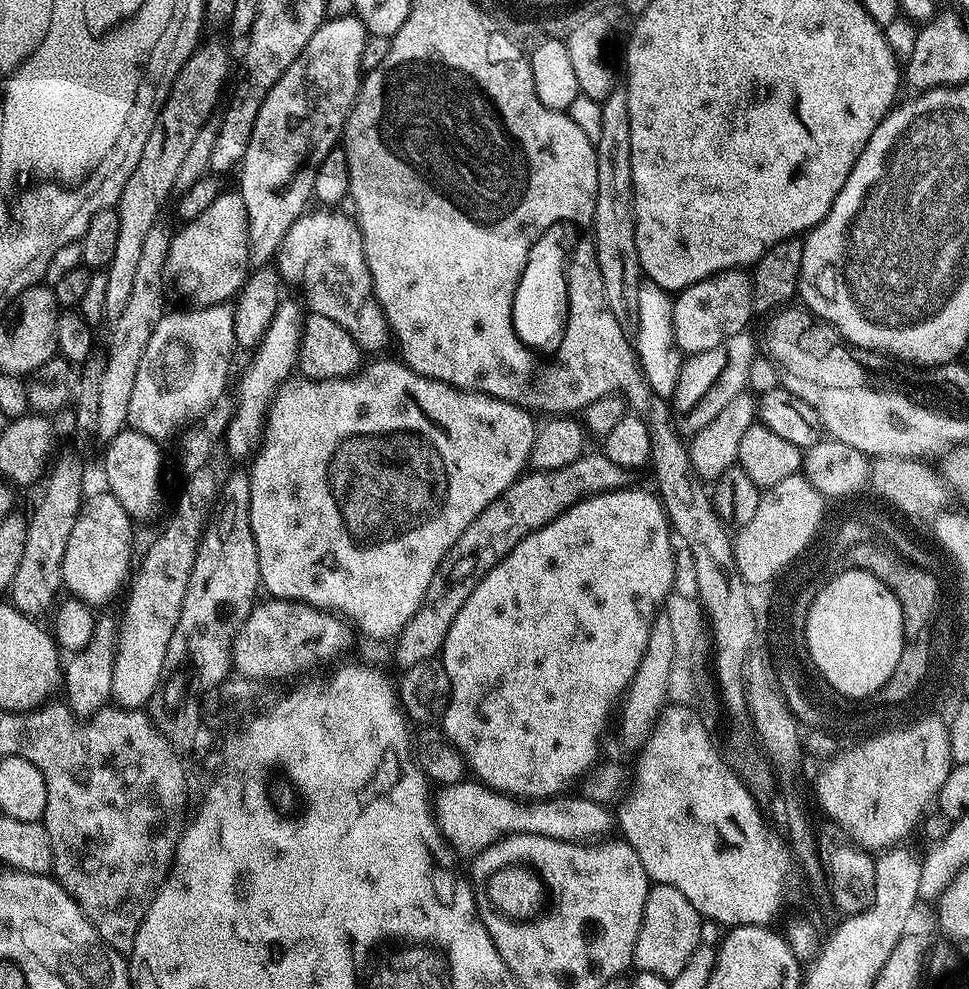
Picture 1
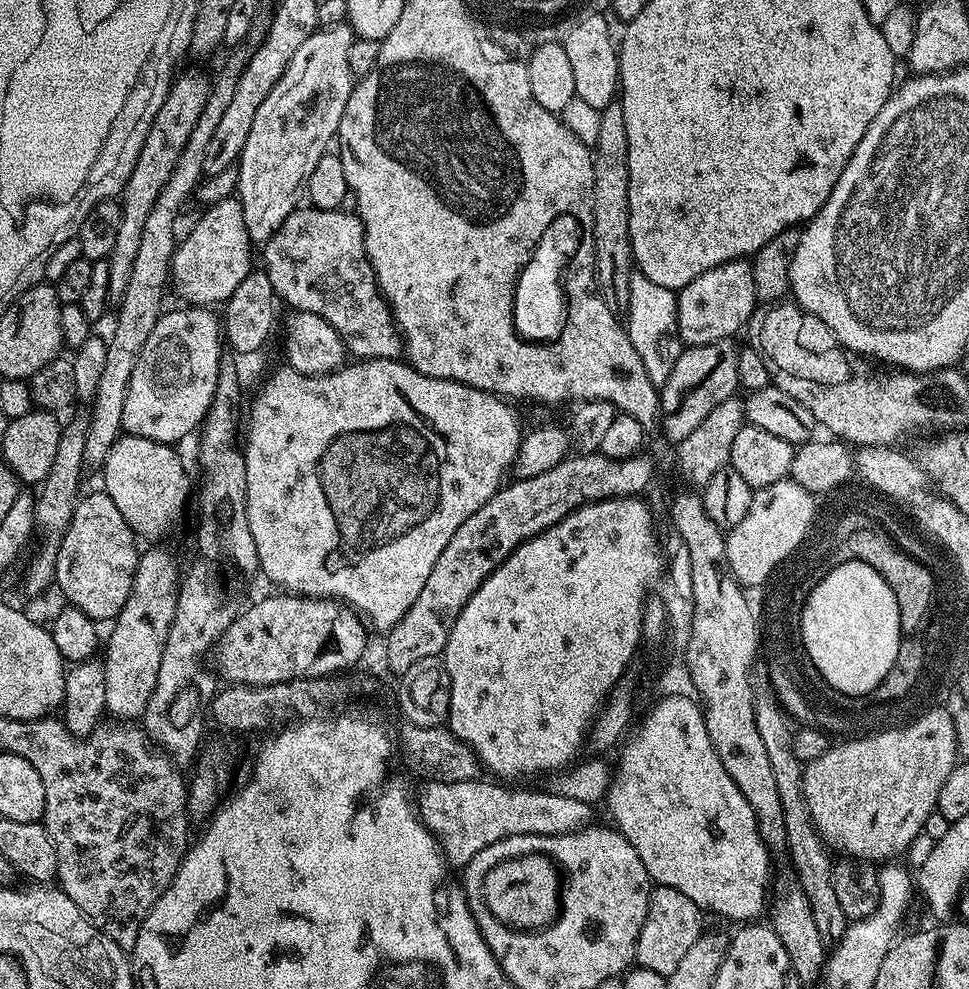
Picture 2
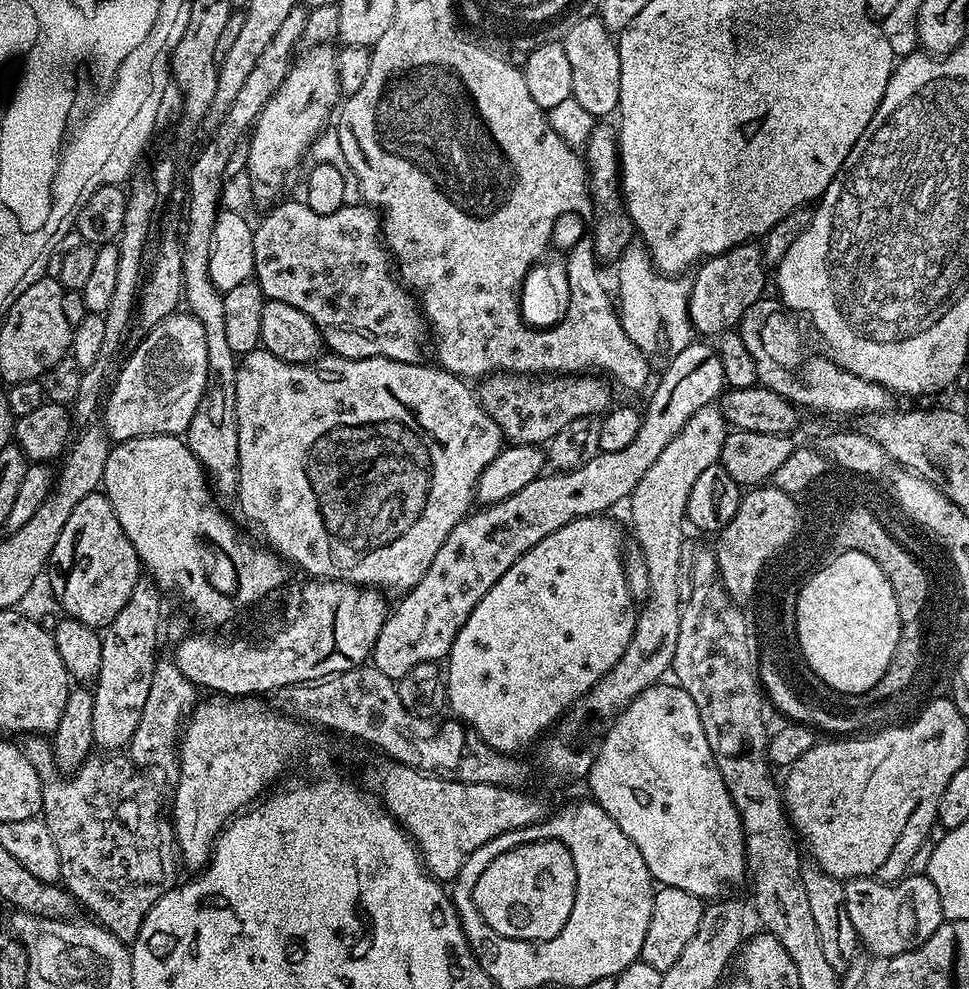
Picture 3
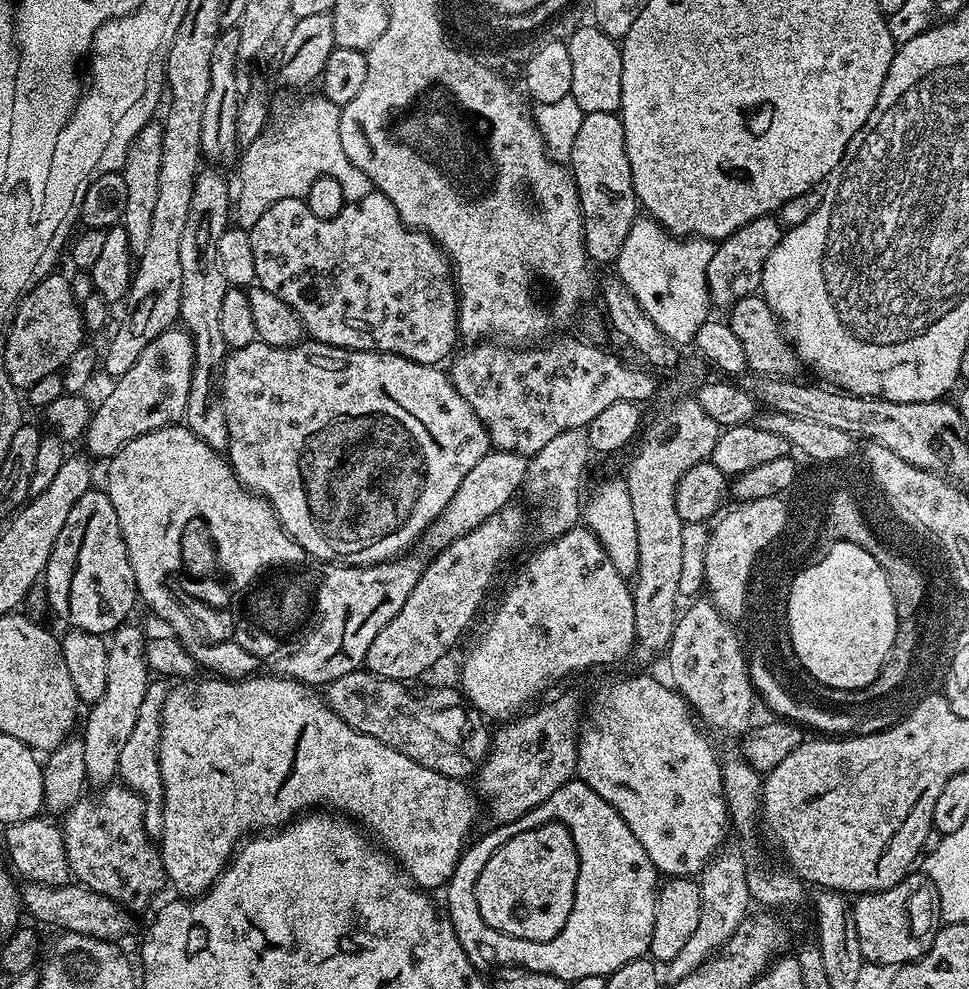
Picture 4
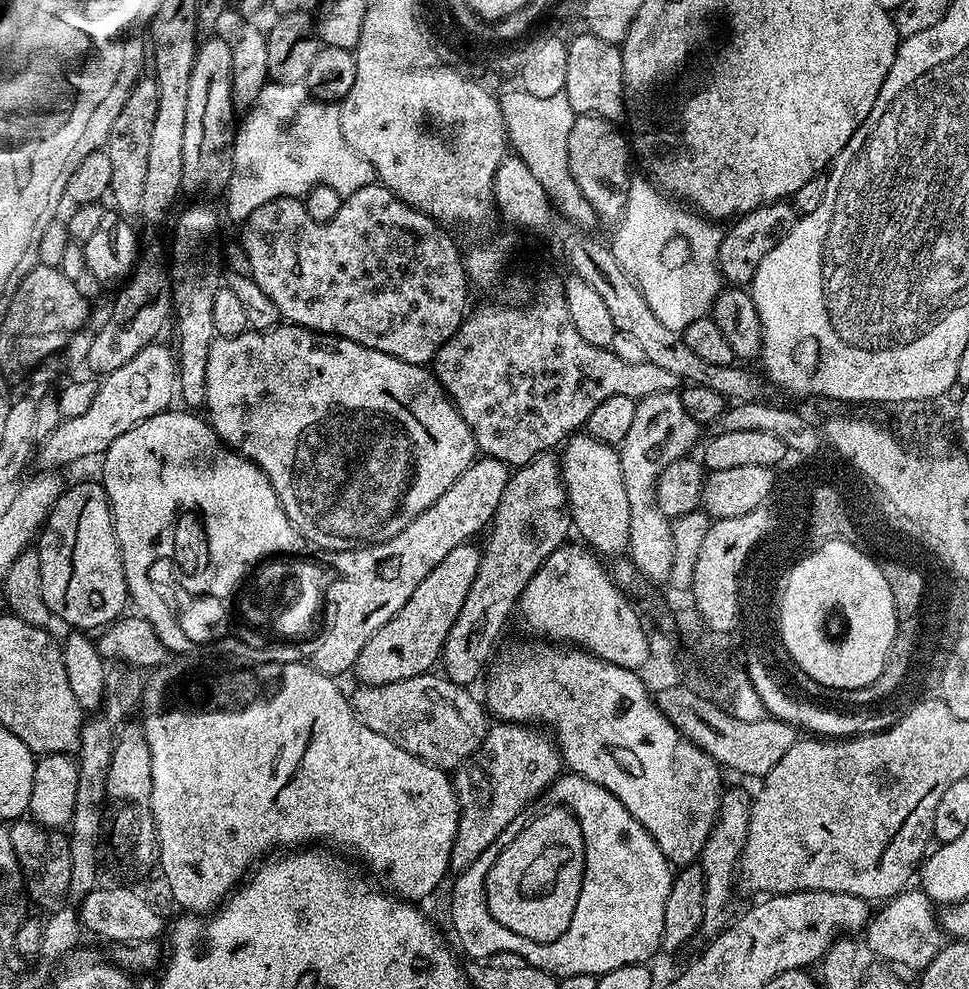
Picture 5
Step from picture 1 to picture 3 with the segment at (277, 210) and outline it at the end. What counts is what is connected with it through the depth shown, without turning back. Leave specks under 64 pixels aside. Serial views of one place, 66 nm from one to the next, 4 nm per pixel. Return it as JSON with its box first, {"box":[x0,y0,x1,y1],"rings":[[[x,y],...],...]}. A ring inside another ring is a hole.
{"box":[246,43,342,201],"rings":[[[331,43],[318,44],[307,49],[304,57],[297,59],[292,69],[286,74],[284,85],[277,90],[266,102],[266,106],[260,111],[255,125],[250,133],[250,150],[248,151],[248,171],[246,180],[252,183],[252,192],[260,200],[275,201],[280,191],[284,188],[284,179],[291,168],[300,164],[303,156],[309,155],[312,143],[326,128],[327,120],[333,119],[338,105],[342,100],[342,93],[338,86],[338,66],[336,65],[337,49]]]}

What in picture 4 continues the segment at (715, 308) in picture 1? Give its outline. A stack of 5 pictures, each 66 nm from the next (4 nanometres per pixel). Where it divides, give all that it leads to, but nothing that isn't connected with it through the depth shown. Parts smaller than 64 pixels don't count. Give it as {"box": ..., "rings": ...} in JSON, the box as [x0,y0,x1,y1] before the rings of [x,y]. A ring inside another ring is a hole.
{"box":[708,215,782,310],"rings":[[[775,215],[759,216],[719,241],[708,267],[709,301],[715,307],[717,304],[723,310],[728,310],[742,298],[753,295],[759,289],[766,258],[770,258],[774,246],[778,246],[781,235],[782,225]]]}

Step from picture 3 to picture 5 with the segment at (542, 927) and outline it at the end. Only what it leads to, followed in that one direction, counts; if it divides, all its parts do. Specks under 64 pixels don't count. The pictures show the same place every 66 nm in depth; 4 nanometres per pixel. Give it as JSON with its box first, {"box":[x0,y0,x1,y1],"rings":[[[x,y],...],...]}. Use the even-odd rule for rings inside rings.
{"box":[488,806,586,941],"rings":[[[554,806],[528,824],[526,822],[519,834],[507,844],[496,867],[489,869],[488,903],[510,930],[517,931],[531,941],[553,941],[570,926],[586,864],[584,832],[579,820],[569,807]]]}

